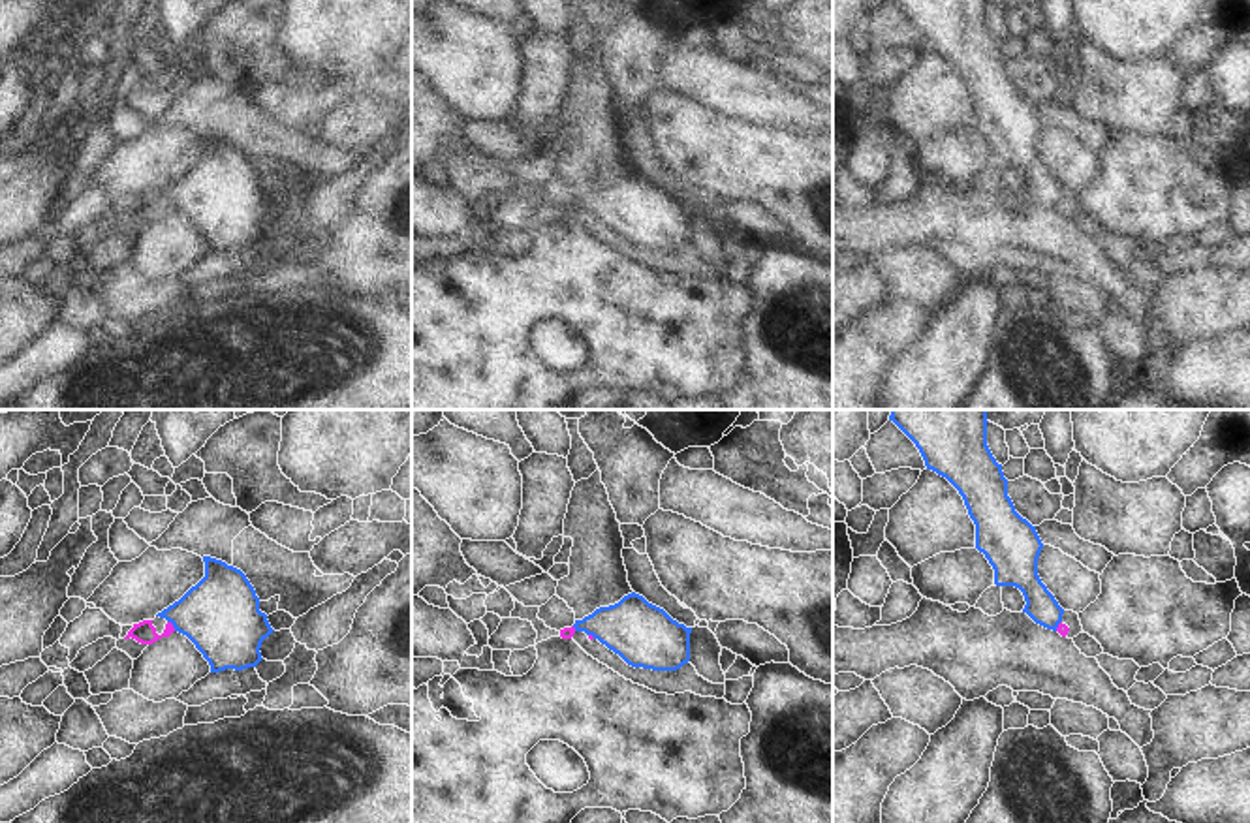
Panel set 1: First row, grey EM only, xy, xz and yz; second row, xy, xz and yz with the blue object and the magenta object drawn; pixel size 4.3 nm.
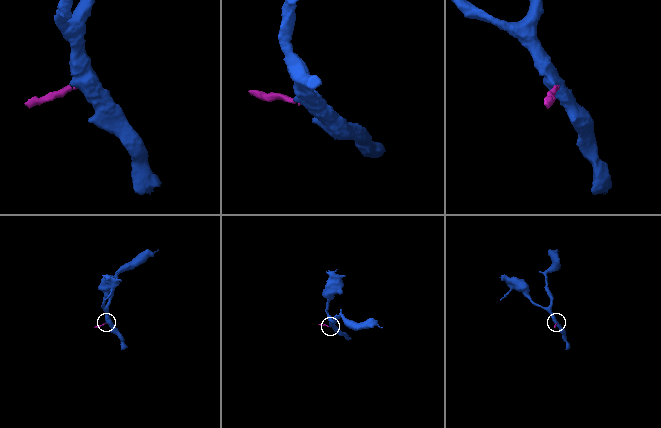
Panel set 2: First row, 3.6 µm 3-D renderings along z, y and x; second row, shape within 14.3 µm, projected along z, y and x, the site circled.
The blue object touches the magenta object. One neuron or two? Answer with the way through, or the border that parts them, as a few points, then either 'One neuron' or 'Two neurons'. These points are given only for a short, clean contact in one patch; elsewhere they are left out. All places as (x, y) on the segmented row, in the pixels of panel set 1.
Boundary: xy (168, 621), (175, 630). Two neurons.

